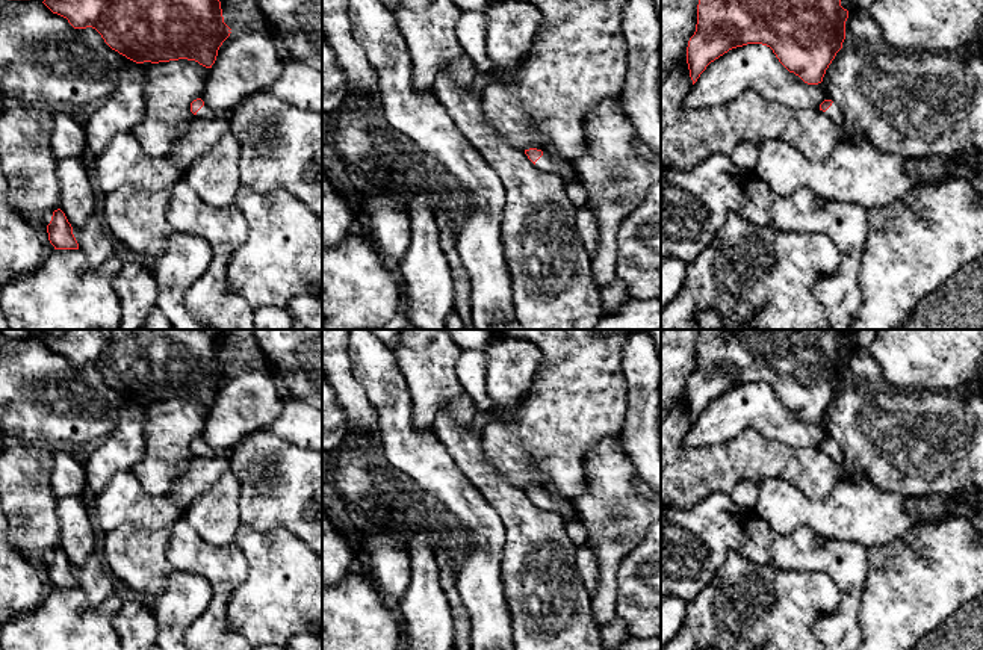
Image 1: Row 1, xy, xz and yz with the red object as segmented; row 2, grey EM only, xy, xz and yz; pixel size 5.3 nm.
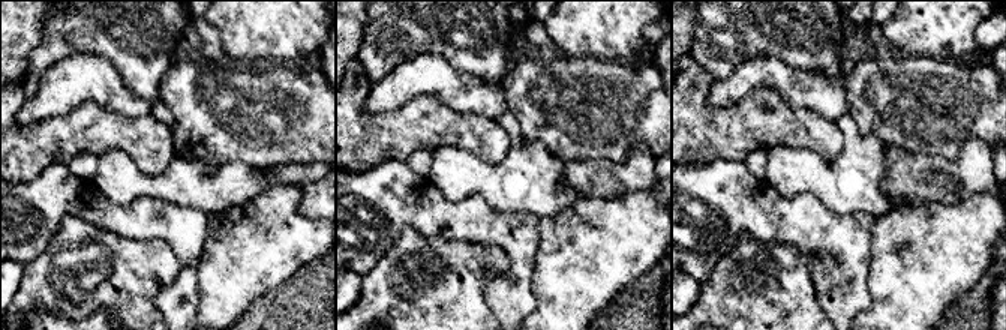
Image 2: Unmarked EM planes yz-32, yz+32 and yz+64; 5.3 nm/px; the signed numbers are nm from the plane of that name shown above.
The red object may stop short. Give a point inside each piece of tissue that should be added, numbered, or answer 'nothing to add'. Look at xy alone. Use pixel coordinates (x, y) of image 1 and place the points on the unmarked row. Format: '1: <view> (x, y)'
1: xy (206, 451)

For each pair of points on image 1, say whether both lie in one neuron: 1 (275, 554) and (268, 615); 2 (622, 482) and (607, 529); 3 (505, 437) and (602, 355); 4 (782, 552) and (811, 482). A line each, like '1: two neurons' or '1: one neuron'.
1: one neuron
2: one neuron
3: one neuron
4: two neurons

